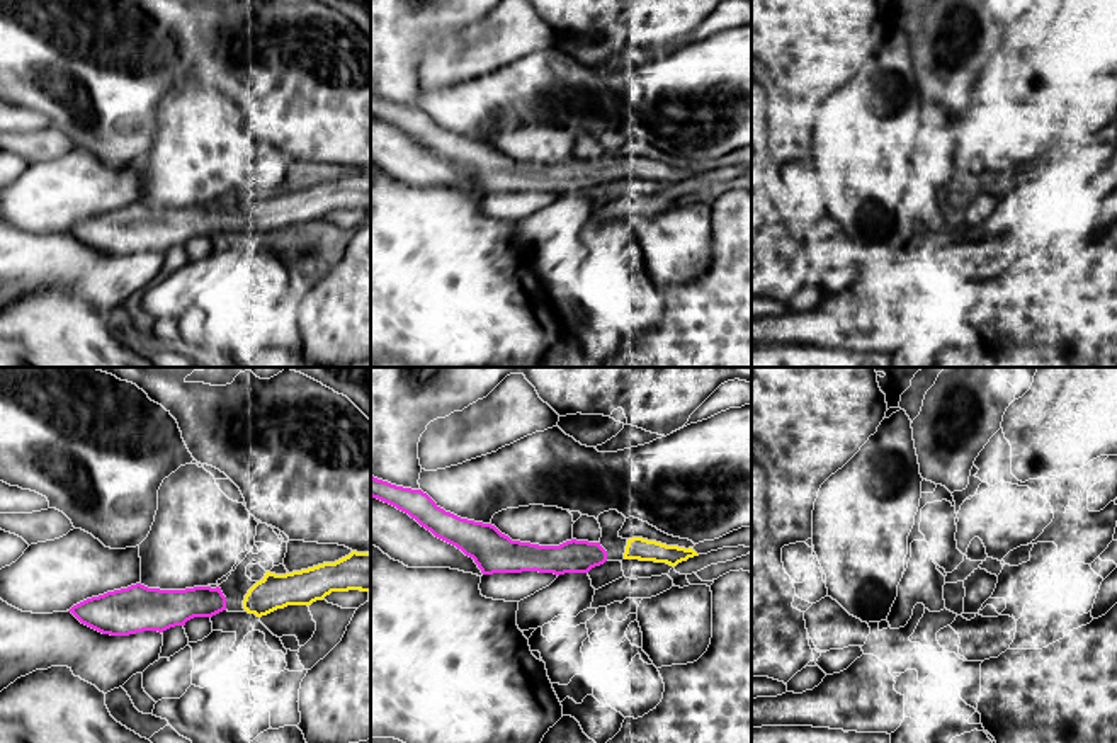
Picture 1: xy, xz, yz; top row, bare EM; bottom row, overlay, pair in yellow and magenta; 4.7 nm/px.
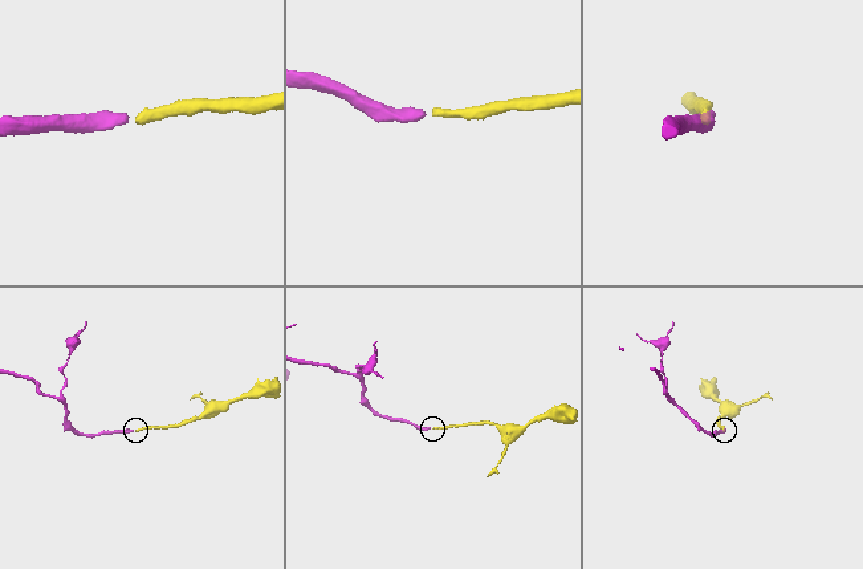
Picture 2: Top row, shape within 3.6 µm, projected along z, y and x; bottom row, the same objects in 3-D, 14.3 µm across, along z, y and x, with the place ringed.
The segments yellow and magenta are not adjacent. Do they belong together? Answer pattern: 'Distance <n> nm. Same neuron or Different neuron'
Distance 90 nm. Same neuron

